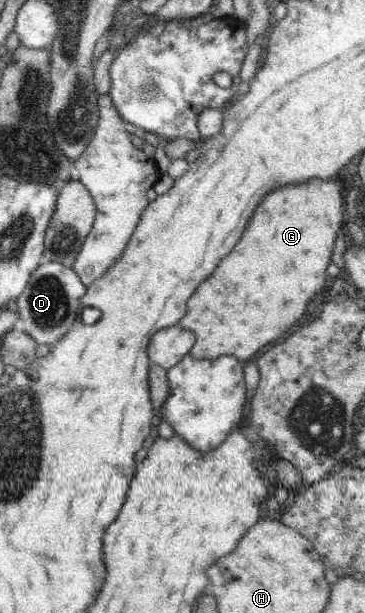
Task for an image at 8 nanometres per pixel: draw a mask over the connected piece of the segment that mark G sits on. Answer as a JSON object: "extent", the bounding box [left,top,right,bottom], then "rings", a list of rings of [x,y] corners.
{"extent":[177,179,346,361],"rings":[[[322,179],[288,184],[264,196],[246,224],[242,238],[234,246],[234,252],[230,252],[218,264],[216,272],[212,272],[212,276],[196,288],[194,296],[188,299],[186,314],[177,322],[178,326],[195,334],[195,343],[189,354],[198,360],[212,360],[222,355],[234,356],[240,361],[250,360],[266,344],[274,342],[292,324],[296,324],[296,320],[308,309],[308,302],[326,282],[326,268],[330,266],[338,230],[346,223],[343,203],[340,188],[335,182]]]}

